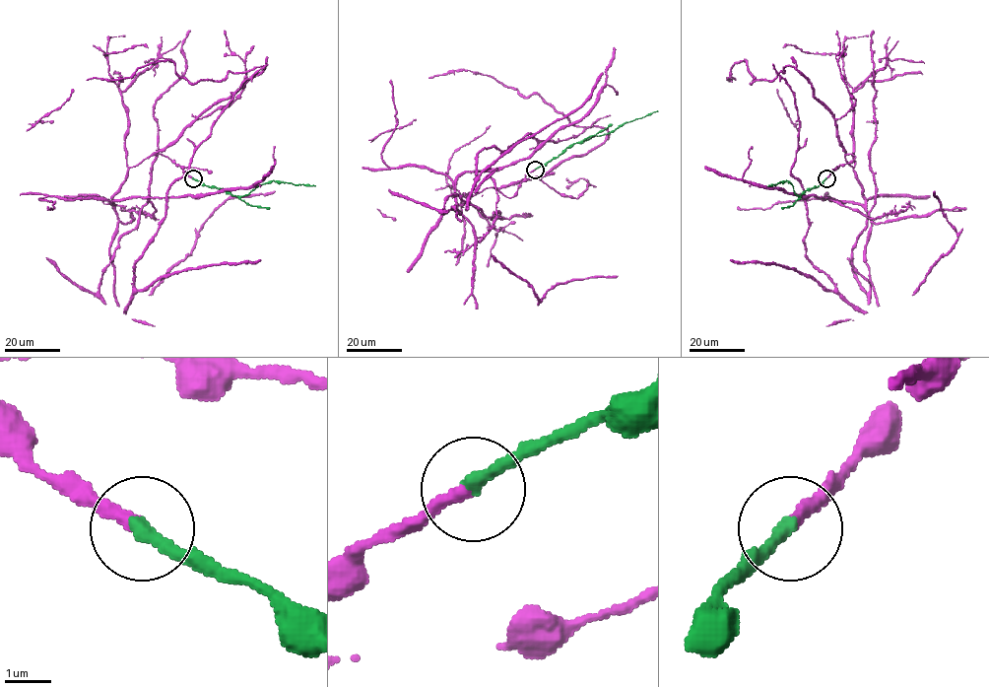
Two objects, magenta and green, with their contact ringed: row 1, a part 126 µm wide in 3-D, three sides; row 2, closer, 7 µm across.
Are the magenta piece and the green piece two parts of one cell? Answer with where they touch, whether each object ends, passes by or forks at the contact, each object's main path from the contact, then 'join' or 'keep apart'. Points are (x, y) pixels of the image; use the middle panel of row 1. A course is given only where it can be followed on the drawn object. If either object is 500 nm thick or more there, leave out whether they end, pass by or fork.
(535, 170) | magenta ends | green ends | magenta via (535, 170), (512, 196), (497, 189), (608, 131), (478, 155), (477, 177), (573, 112), (602, 72) | green via (535, 170), (575, 143), (612, 132), (626, 122), (657, 110) | join

